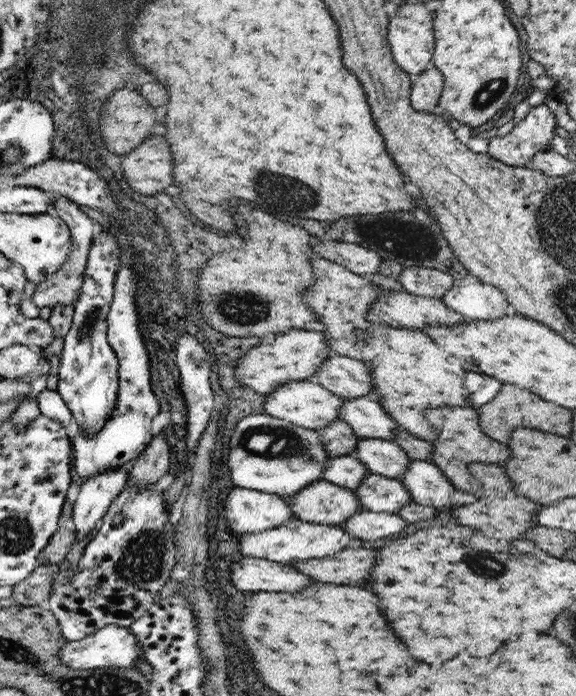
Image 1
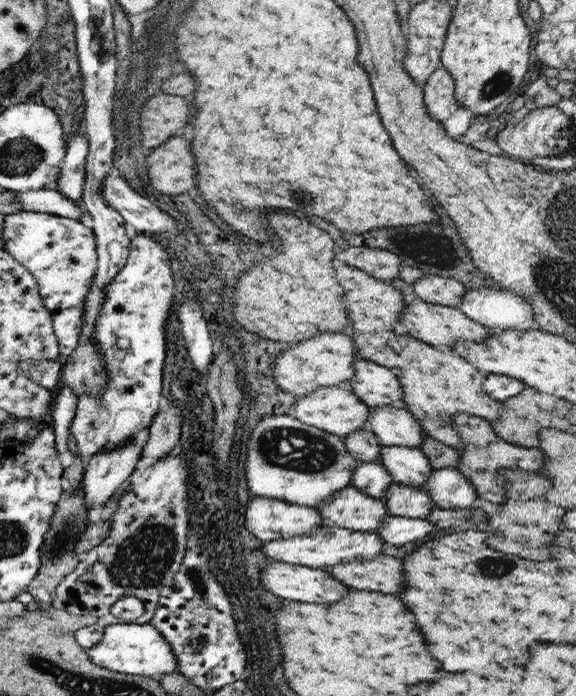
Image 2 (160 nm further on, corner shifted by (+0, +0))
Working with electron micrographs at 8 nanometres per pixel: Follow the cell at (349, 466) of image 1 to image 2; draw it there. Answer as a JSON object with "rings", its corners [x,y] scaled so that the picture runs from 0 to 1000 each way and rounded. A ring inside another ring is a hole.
{"rings":[[[625,664],[615,677],[609,698],[627,703],[639,713],[663,717],[672,713],[675,698],[686,693],[677,680],[663,665]]]}

